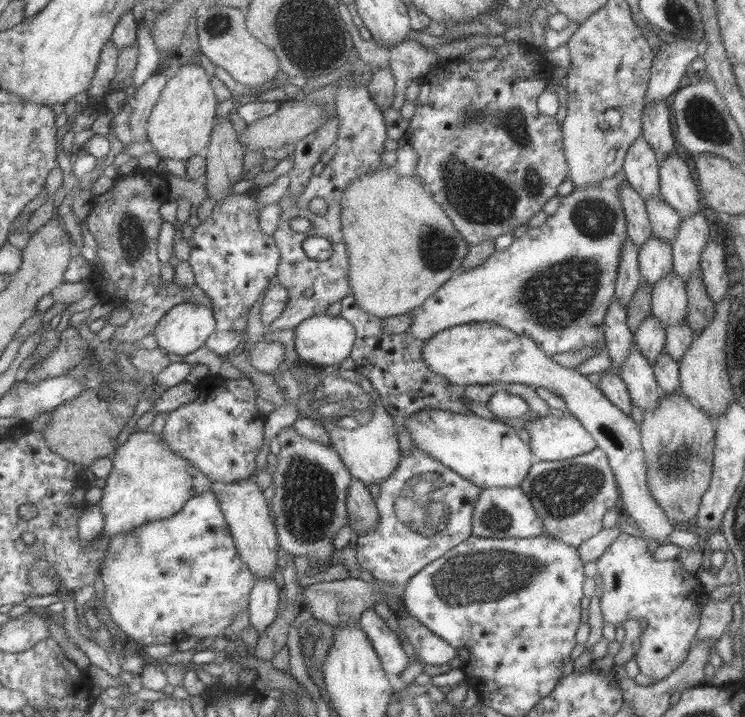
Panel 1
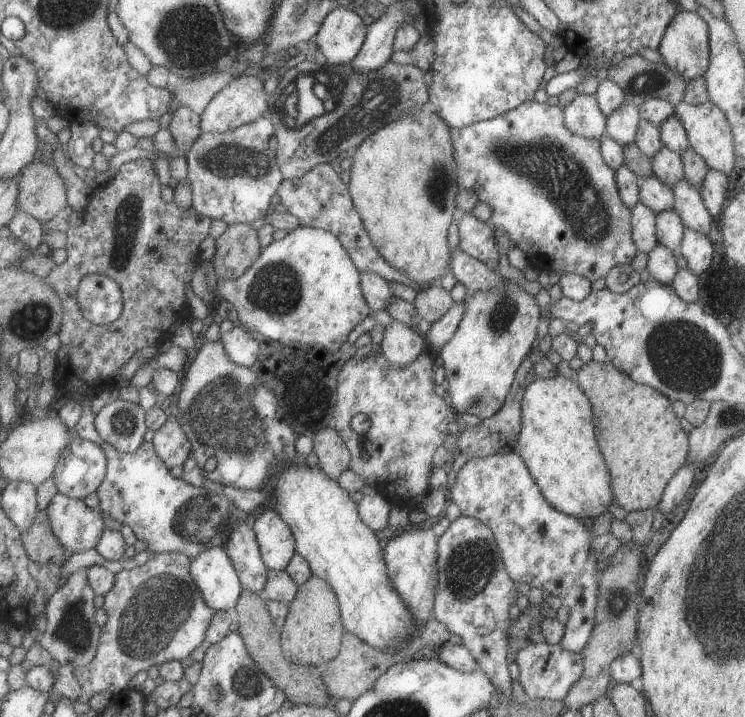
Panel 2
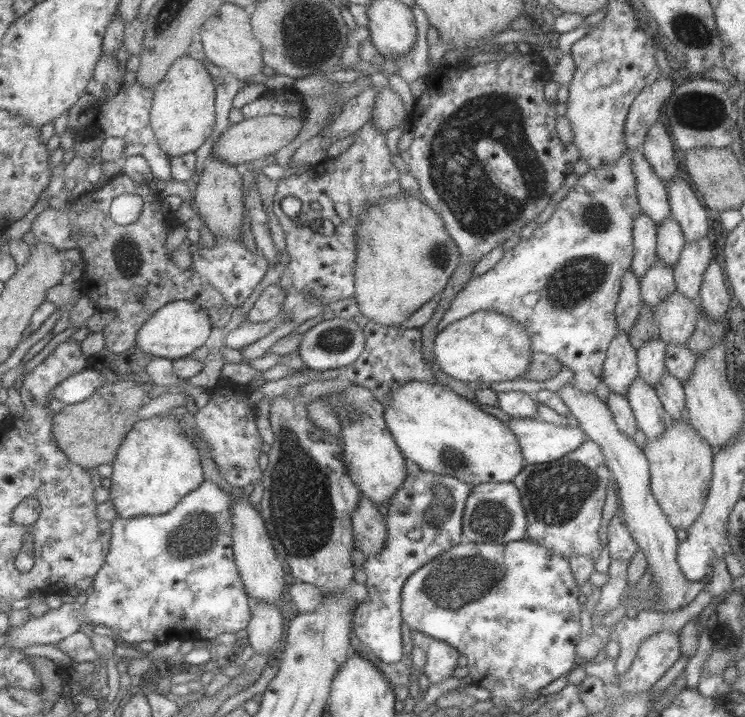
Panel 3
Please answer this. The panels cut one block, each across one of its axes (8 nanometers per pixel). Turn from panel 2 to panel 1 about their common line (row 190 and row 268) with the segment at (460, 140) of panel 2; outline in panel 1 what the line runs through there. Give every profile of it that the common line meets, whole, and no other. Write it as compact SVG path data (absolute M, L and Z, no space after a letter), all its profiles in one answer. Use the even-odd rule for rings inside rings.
M621 170L616 172L612 177L604 178L594 185L573 187L572 191L567 194L567 196L560 197L557 210L550 217L547 217L542 225L528 227L519 238L513 239L513 242L511 242L507 248L499 252L496 250L493 251L481 264L476 265L472 269L466 269L463 272L455 272L455 274L452 275L449 280L446 280L431 297L428 297L426 301L423 302L422 306L411 310L408 314L411 316L411 327L407 329L407 332L409 332L413 338L427 341L437 334L437 332L451 328L451 326L463 325L468 322L487 321L495 322L495 324L499 324L499 326L503 326L515 332L515 334L531 338L531 341L535 342L539 350L543 351L547 356L565 351L581 350L585 349L585 347L597 347L599 352L599 350L604 347L604 319L605 313L607 313L607 307L609 307L609 301L611 301L611 298L614 296L620 250L622 249L624 240L628 238L625 215L623 207L621 207L622 202L619 196L620 188L624 180L626 180L626 178L624 177L624 172Z

